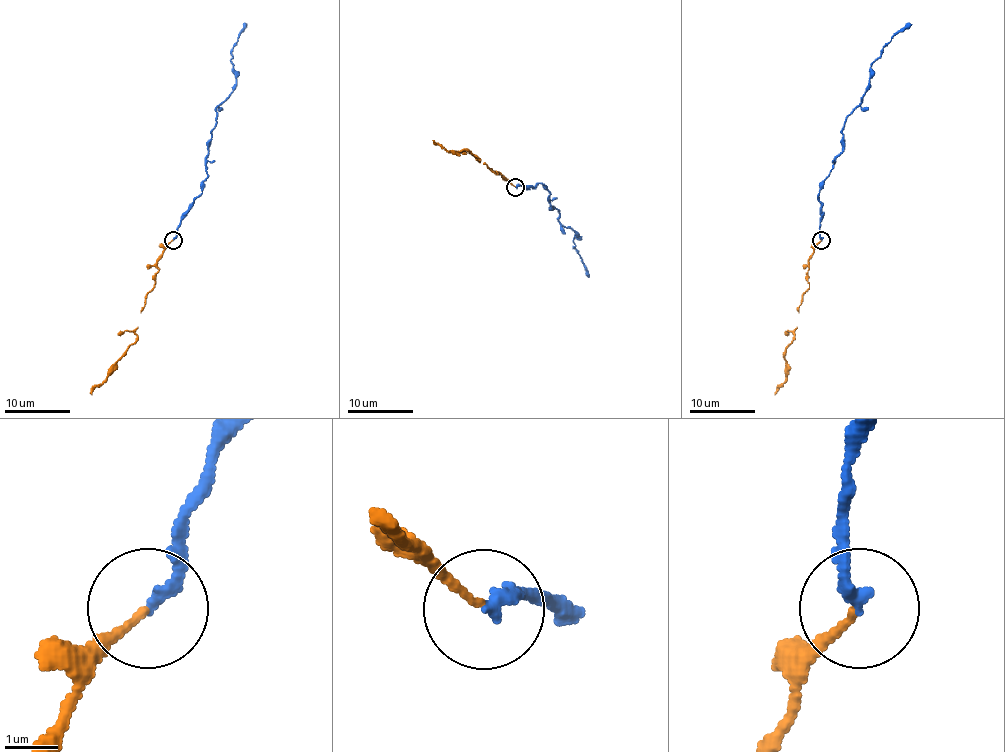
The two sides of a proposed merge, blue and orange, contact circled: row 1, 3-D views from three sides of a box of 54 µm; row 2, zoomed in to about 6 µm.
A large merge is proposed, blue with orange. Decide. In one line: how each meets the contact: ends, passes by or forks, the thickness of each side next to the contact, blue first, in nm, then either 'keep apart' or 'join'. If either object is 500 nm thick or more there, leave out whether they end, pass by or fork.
blue ends; orange ends; calibres 240 and 130 nm; join

